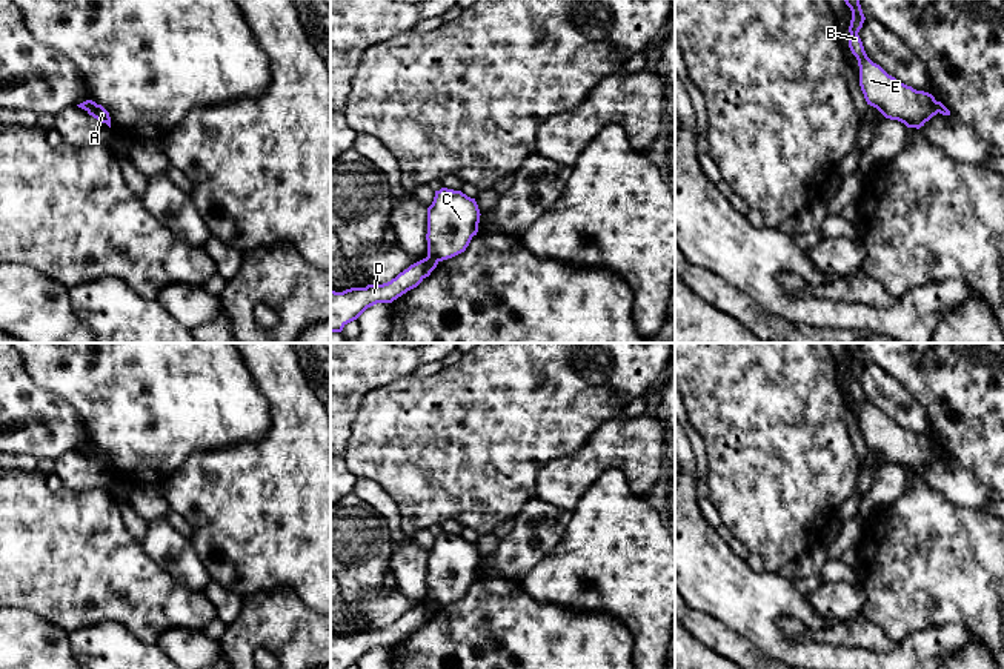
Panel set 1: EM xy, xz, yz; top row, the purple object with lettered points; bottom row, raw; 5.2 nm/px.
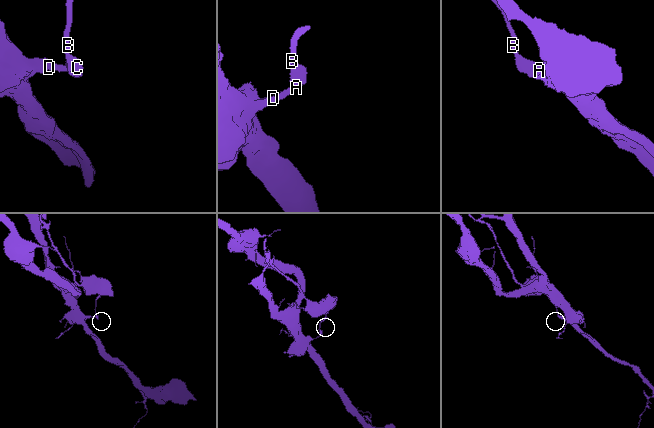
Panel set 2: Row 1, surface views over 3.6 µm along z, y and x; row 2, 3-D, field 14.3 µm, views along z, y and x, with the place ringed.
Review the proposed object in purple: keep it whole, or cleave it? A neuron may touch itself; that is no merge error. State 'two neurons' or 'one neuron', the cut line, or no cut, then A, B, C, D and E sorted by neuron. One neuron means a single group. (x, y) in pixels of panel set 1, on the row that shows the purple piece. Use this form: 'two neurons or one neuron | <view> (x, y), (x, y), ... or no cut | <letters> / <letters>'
two neurons | xz (428, 256), (437, 263) | A B C E / D

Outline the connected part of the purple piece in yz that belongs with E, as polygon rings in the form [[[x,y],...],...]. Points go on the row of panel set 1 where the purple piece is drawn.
[[[859,0],[844,2],[852,11],[849,48],[858,60],[859,86],[867,105],[876,108],[886,118],[919,129],[938,114],[935,97],[898,82],[867,57],[858,35],[866,20]]]

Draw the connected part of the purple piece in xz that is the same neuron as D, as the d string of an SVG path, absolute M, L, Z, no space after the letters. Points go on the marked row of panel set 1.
M426 257L387 283L351 288L343 292L331 291L331 332L341 332L347 323L357 320L367 308L377 303L392 303L417 288L437 265L434 258Z

